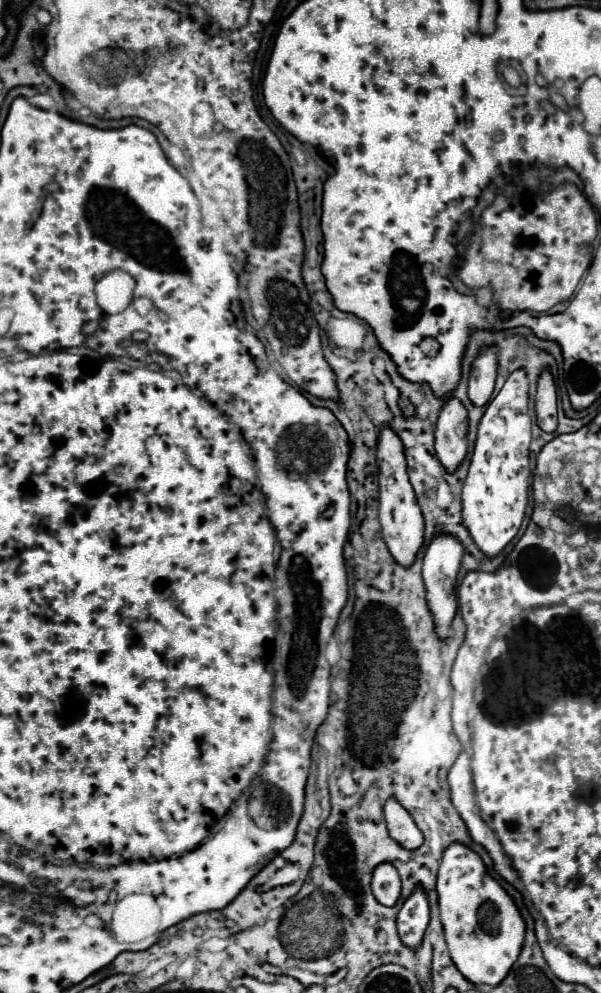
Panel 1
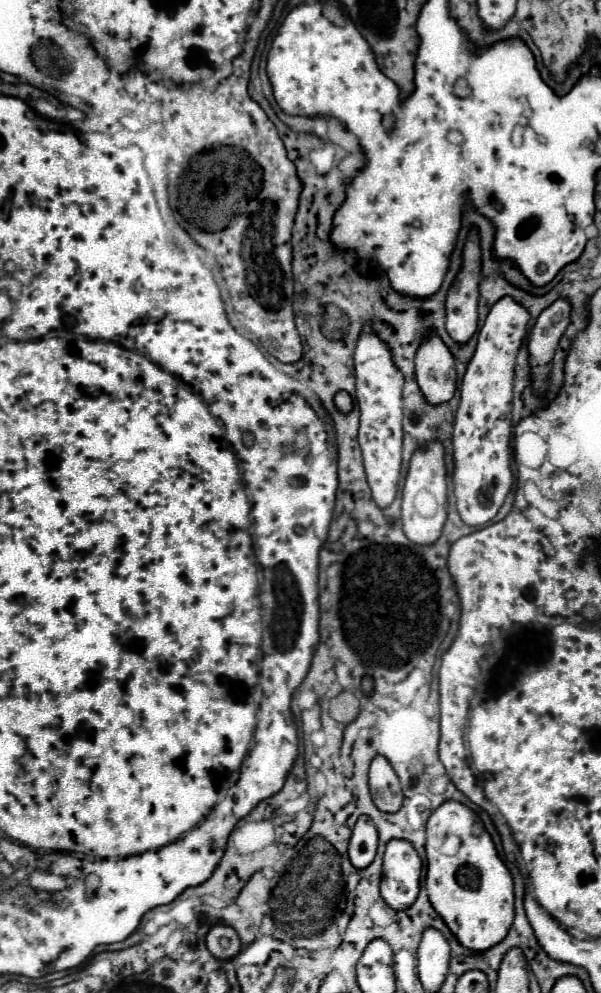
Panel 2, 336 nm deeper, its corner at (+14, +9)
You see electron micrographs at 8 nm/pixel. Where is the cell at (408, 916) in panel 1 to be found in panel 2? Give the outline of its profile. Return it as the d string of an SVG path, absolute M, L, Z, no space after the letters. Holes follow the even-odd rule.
M390 839L384 851L380 893L384 901L400 911L408 909L420 891L422 859L406 839Z

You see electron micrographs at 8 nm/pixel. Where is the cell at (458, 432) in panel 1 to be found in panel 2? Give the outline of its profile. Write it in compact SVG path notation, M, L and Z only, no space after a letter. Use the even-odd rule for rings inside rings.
M430 333L416 351L416 379L432 405L450 401L456 391L454 357L438 333Z

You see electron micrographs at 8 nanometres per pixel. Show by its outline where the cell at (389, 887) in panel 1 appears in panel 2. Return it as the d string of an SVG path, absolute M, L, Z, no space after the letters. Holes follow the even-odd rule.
M360 815L360 819L352 829L350 847L348 847L352 865L358 869L368 867L376 855L376 845L378 845L378 831L372 819L368 815Z

